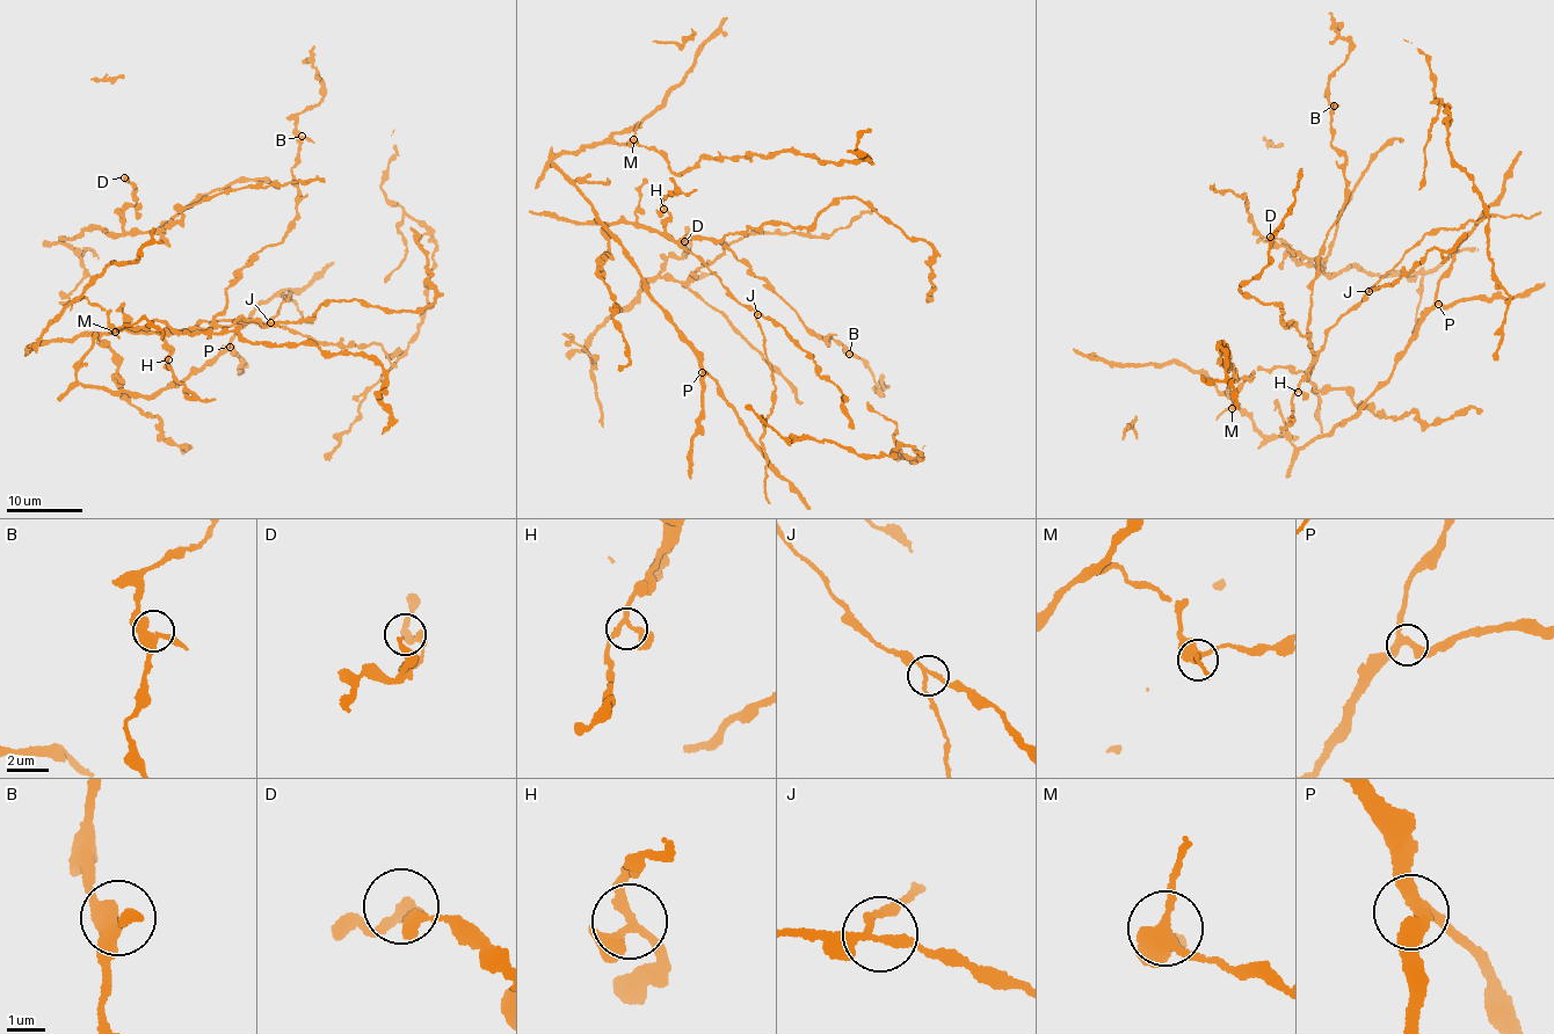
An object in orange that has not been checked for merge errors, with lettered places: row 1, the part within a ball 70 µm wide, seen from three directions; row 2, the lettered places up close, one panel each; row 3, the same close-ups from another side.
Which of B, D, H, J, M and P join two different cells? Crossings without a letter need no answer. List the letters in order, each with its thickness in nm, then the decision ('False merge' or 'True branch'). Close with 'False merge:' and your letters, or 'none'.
B: Thickness 360 nm. True branch
D: Thickness 280 nm. True branch
H: Thickness 240 nm. True branch
J: Thickness 160 nm. True branch
M: Thickness 360 nm. True branch
P: Thickness 320 nm. True branch
False merge: none

